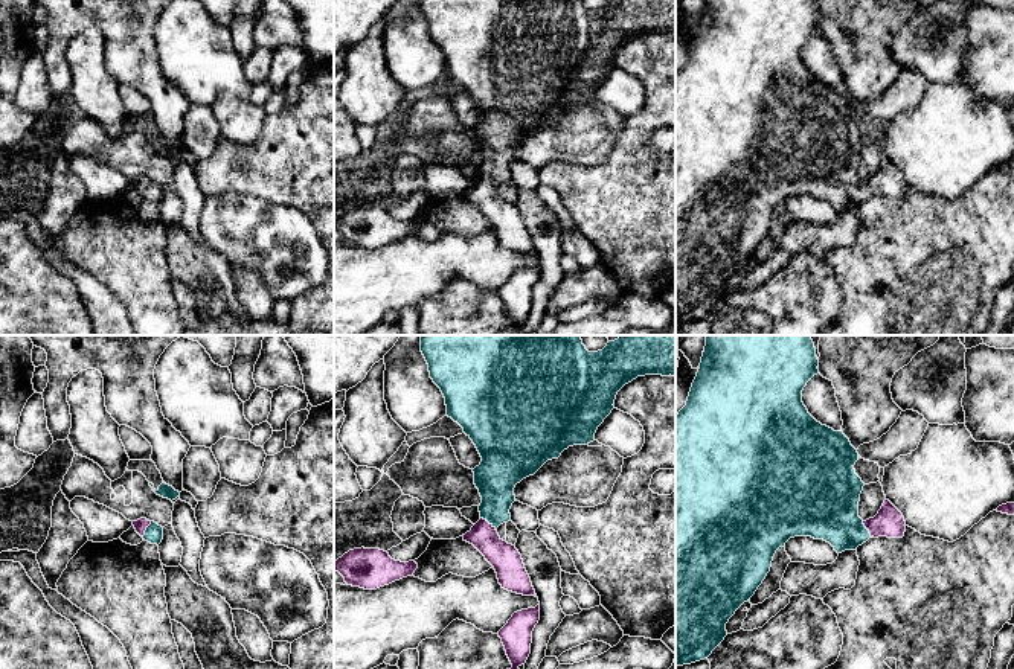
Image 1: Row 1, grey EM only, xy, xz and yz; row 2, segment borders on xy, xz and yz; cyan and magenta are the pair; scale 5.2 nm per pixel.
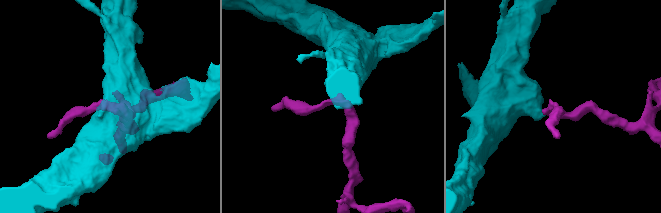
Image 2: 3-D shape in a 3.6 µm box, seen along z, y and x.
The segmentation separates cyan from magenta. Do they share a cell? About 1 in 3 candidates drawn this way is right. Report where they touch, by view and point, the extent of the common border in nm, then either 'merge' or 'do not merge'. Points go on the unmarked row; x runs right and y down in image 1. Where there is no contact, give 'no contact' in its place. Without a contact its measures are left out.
contact xz (488, 180); length 110 nm; merge

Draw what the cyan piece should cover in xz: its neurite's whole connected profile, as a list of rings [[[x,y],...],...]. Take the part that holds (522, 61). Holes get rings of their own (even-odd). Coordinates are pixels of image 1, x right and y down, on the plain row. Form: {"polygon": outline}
{"polygon": [[[421,0],[421,11],[430,37],[445,56],[447,75],[464,87],[482,116],[473,128],[482,155],[480,178],[464,194],[464,200],[473,203],[494,226],[502,247],[537,256],[521,213],[496,189],[511,178],[515,143],[534,134],[547,119],[558,117],[569,105],[593,101],[625,43],[645,34],[675,35],[675,0],[608,0],[598,11],[589,11],[582,0]]]}

